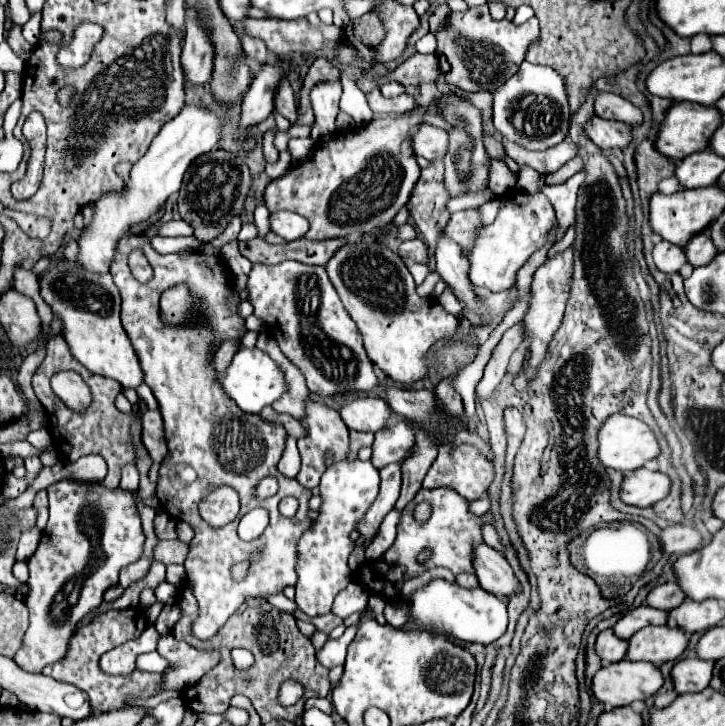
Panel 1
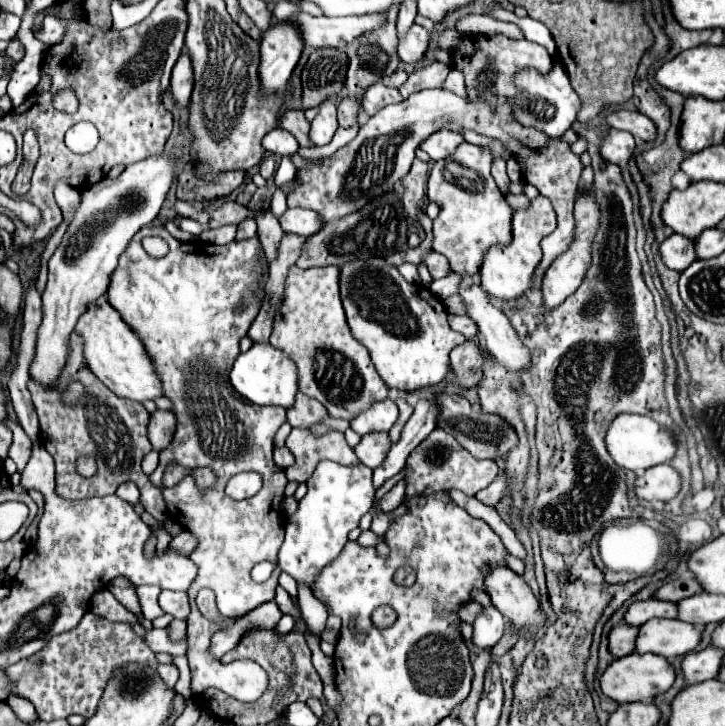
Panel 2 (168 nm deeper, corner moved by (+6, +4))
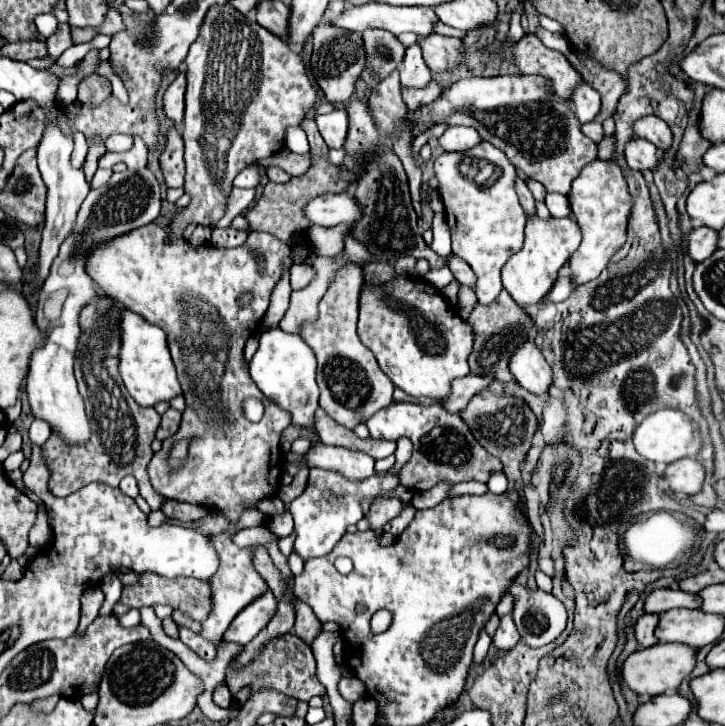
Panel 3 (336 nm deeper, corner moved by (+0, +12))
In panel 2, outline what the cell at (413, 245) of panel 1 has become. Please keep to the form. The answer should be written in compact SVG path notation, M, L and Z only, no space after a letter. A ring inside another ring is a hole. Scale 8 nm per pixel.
M430 250L430 252L422 258L422 264L428 266L428 270L430 270L430 274L432 274L434 280L436 280L436 278L444 278L444 276L450 272L446 256L442 256L442 254L434 252L434 250Z

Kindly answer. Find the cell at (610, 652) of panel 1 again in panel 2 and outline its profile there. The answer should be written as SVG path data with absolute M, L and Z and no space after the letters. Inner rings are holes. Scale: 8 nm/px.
M618 624L610 630L608 634L608 650L614 658L622 658L628 656L630 652L634 652L634 642L638 636L638 628L626 626L626 624Z

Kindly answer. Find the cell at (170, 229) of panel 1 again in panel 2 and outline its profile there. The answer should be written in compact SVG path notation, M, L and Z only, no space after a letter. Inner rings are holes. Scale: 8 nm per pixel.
M178 218L178 228L180 228L180 230L184 230L184 232L188 232L188 234L200 236L200 234L202 234L202 230L206 230L208 226L204 226L204 224L200 224L200 222L192 220L192 218Z

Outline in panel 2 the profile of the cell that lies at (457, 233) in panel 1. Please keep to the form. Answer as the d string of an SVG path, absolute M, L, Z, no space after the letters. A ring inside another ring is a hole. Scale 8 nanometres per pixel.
M462 142L452 156L436 162L430 170L428 200L434 200L440 204L440 214L434 220L434 228L432 228L432 234L434 234L432 250L436 250L448 258L452 272L478 274L484 252L492 244L510 242L512 208L506 204L502 192L498 190L498 186L490 174L492 158L494 156L488 148L480 148L480 146ZM454 168L460 168L464 172L470 170L480 180L476 182L474 178L468 178L468 174L458 176L458 174L454 174ZM464 180L468 180L470 186L464 184Z

